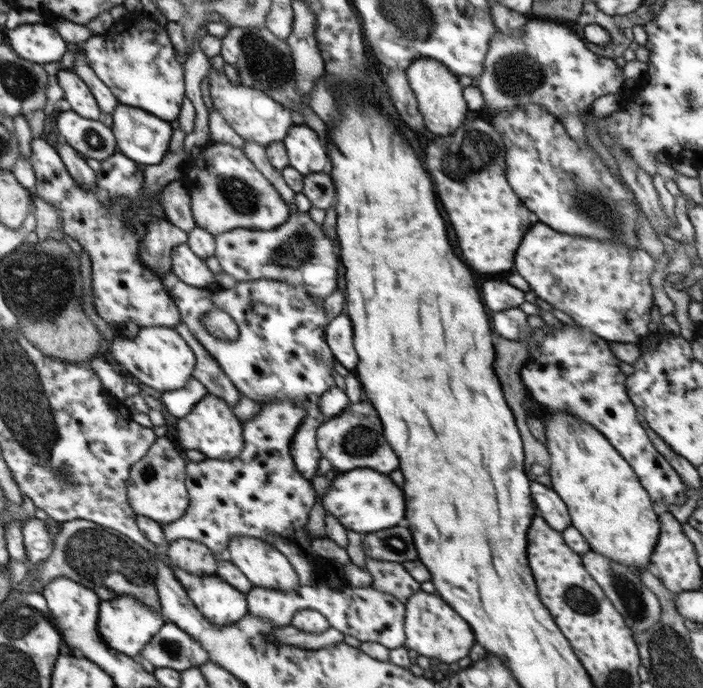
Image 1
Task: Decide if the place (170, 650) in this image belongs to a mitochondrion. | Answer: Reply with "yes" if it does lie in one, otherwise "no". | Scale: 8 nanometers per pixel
yes

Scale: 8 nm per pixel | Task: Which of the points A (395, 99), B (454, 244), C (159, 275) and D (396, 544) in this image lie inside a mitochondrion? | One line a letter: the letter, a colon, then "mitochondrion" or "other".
A: other
B: other
C: other
D: mitochondrion

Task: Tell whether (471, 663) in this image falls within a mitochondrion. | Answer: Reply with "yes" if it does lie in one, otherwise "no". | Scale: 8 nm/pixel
no

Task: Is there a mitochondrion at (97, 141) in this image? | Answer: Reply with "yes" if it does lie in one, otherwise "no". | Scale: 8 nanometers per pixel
yes

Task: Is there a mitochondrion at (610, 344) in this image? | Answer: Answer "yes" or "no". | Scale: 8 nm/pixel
no

